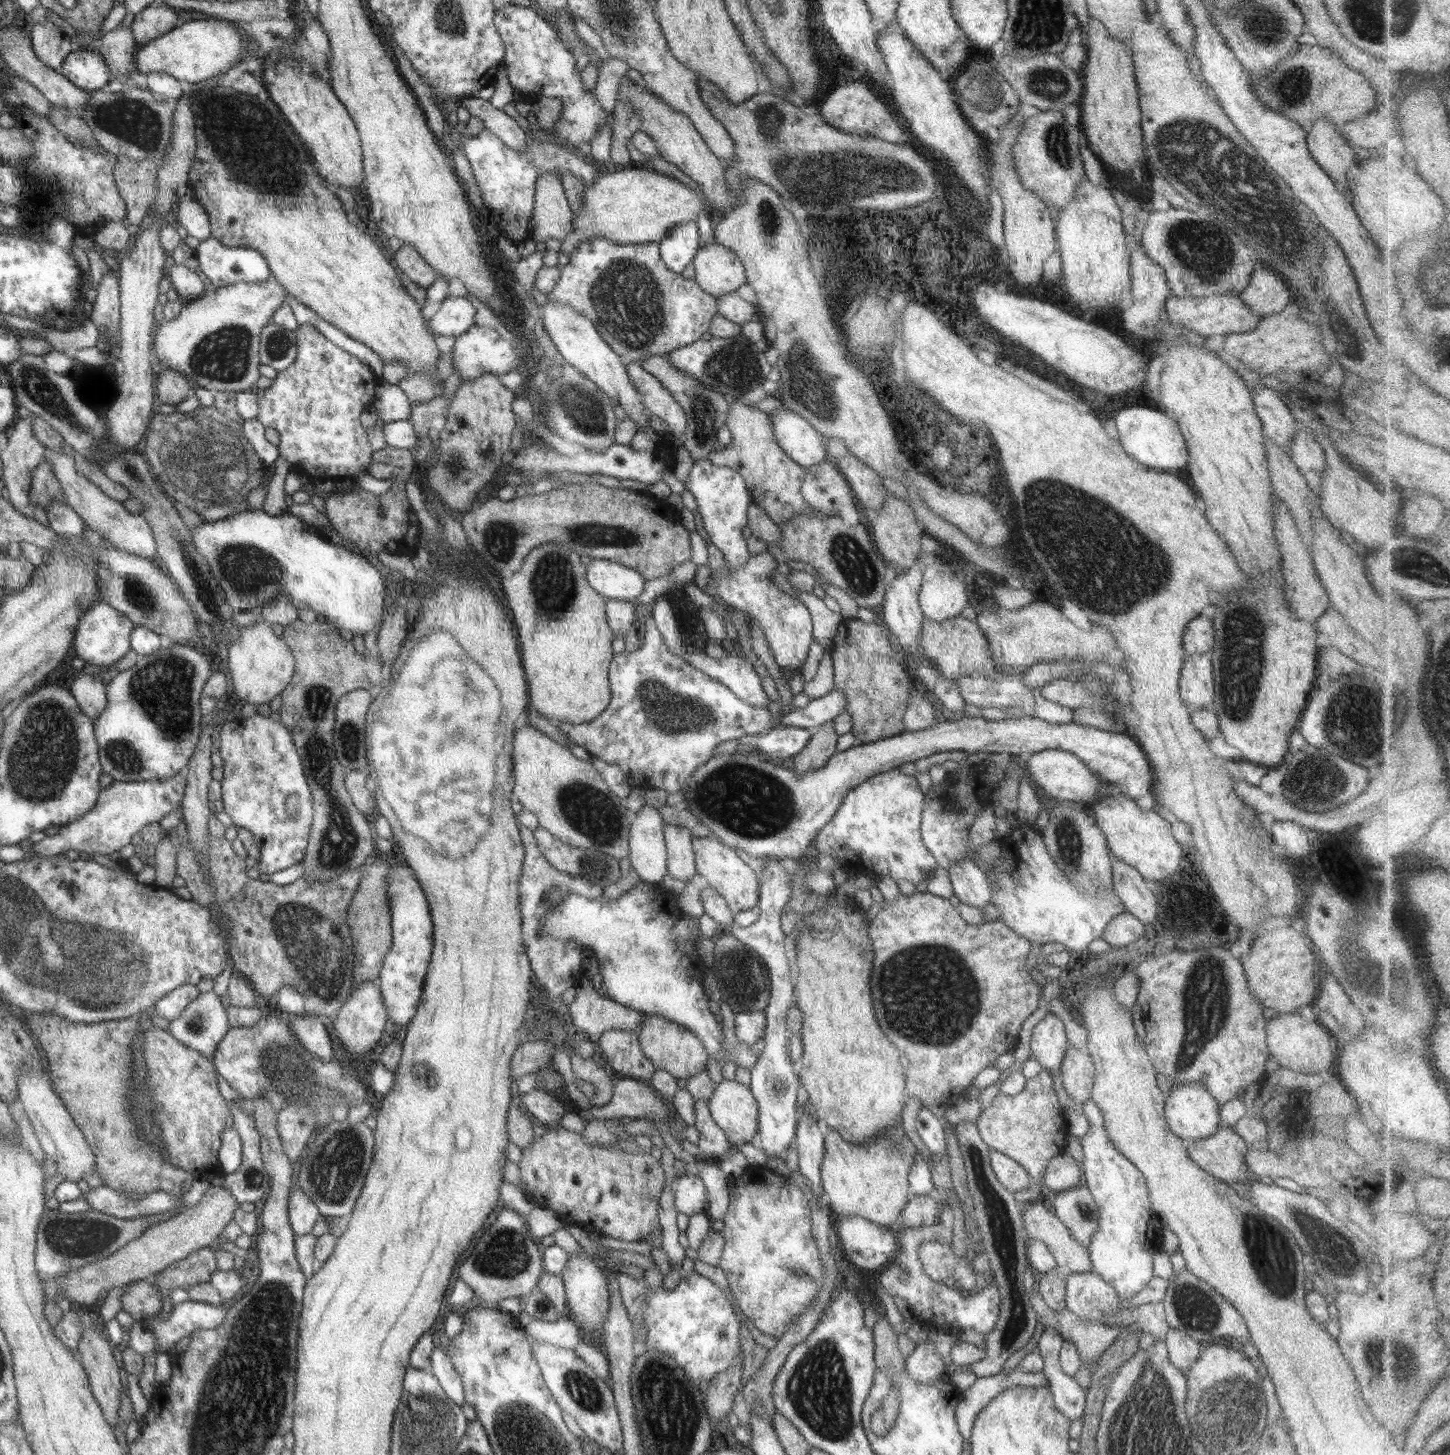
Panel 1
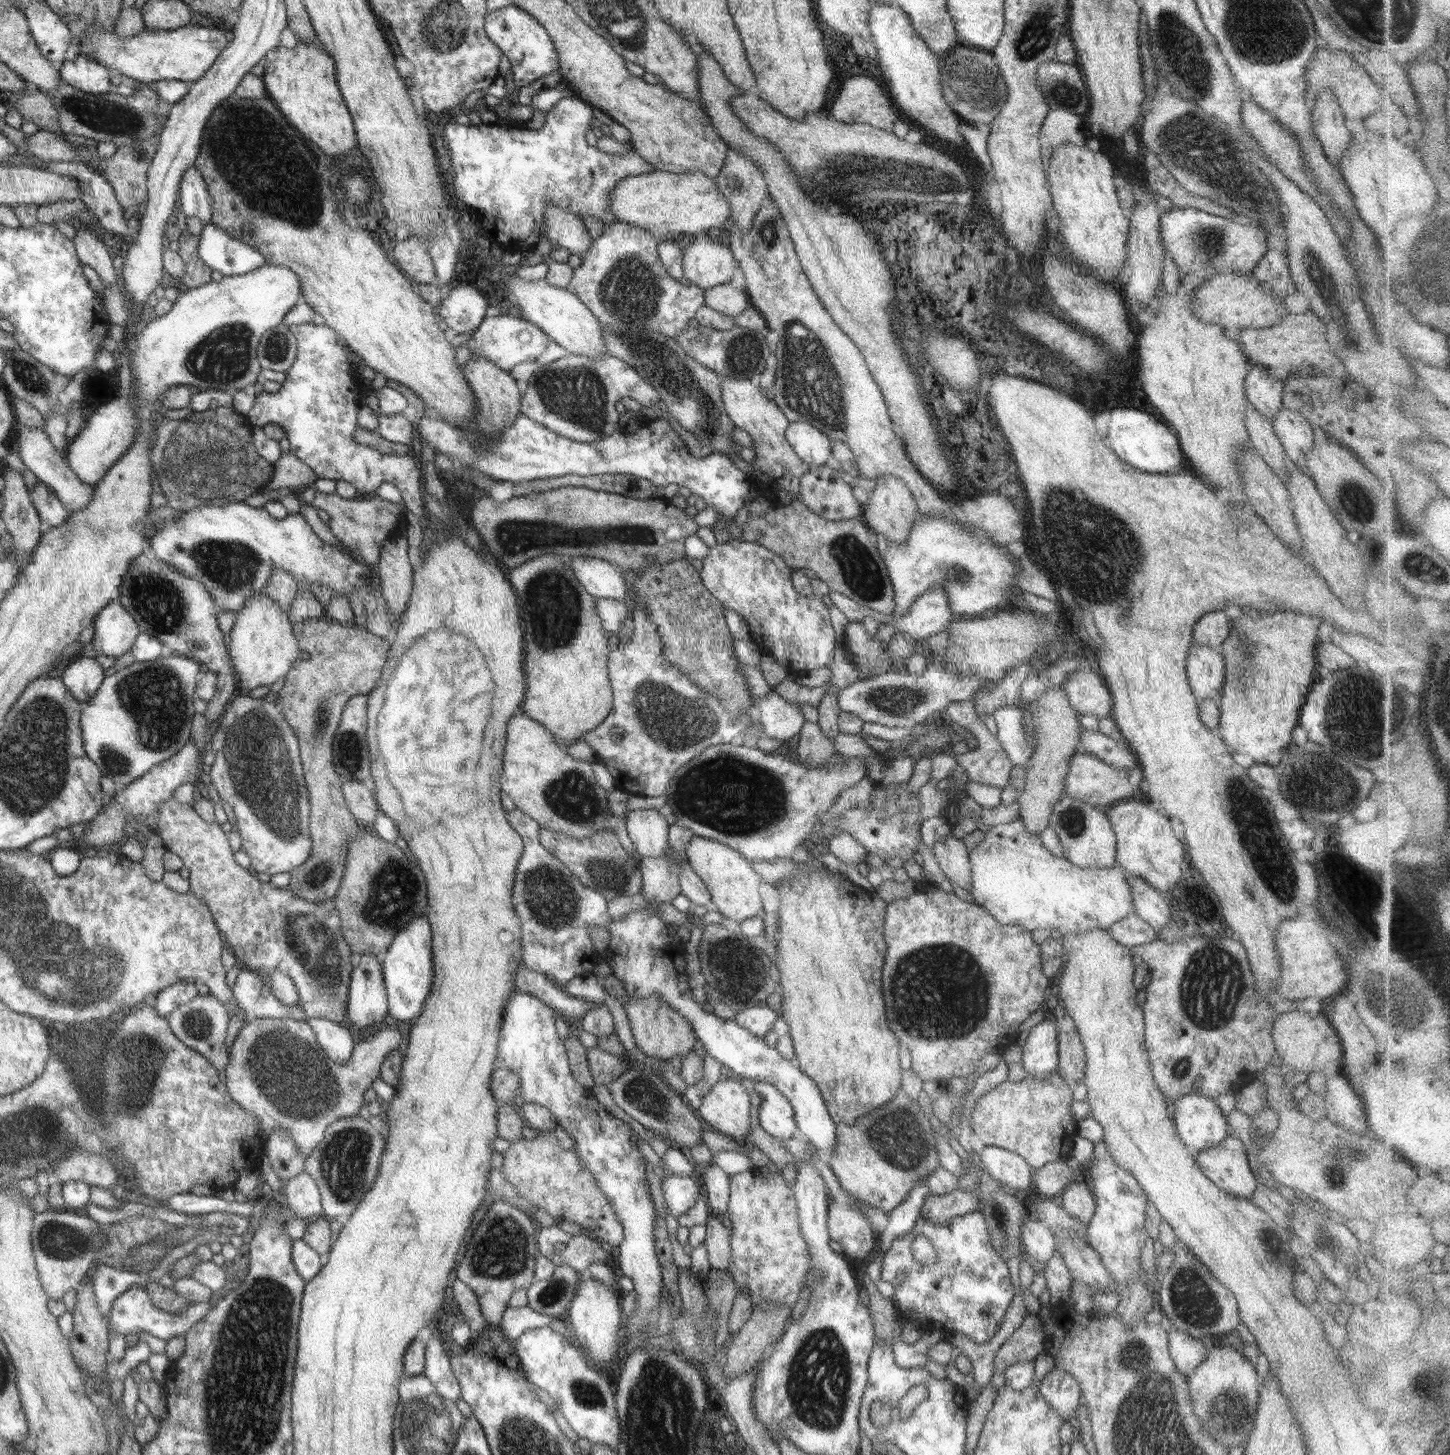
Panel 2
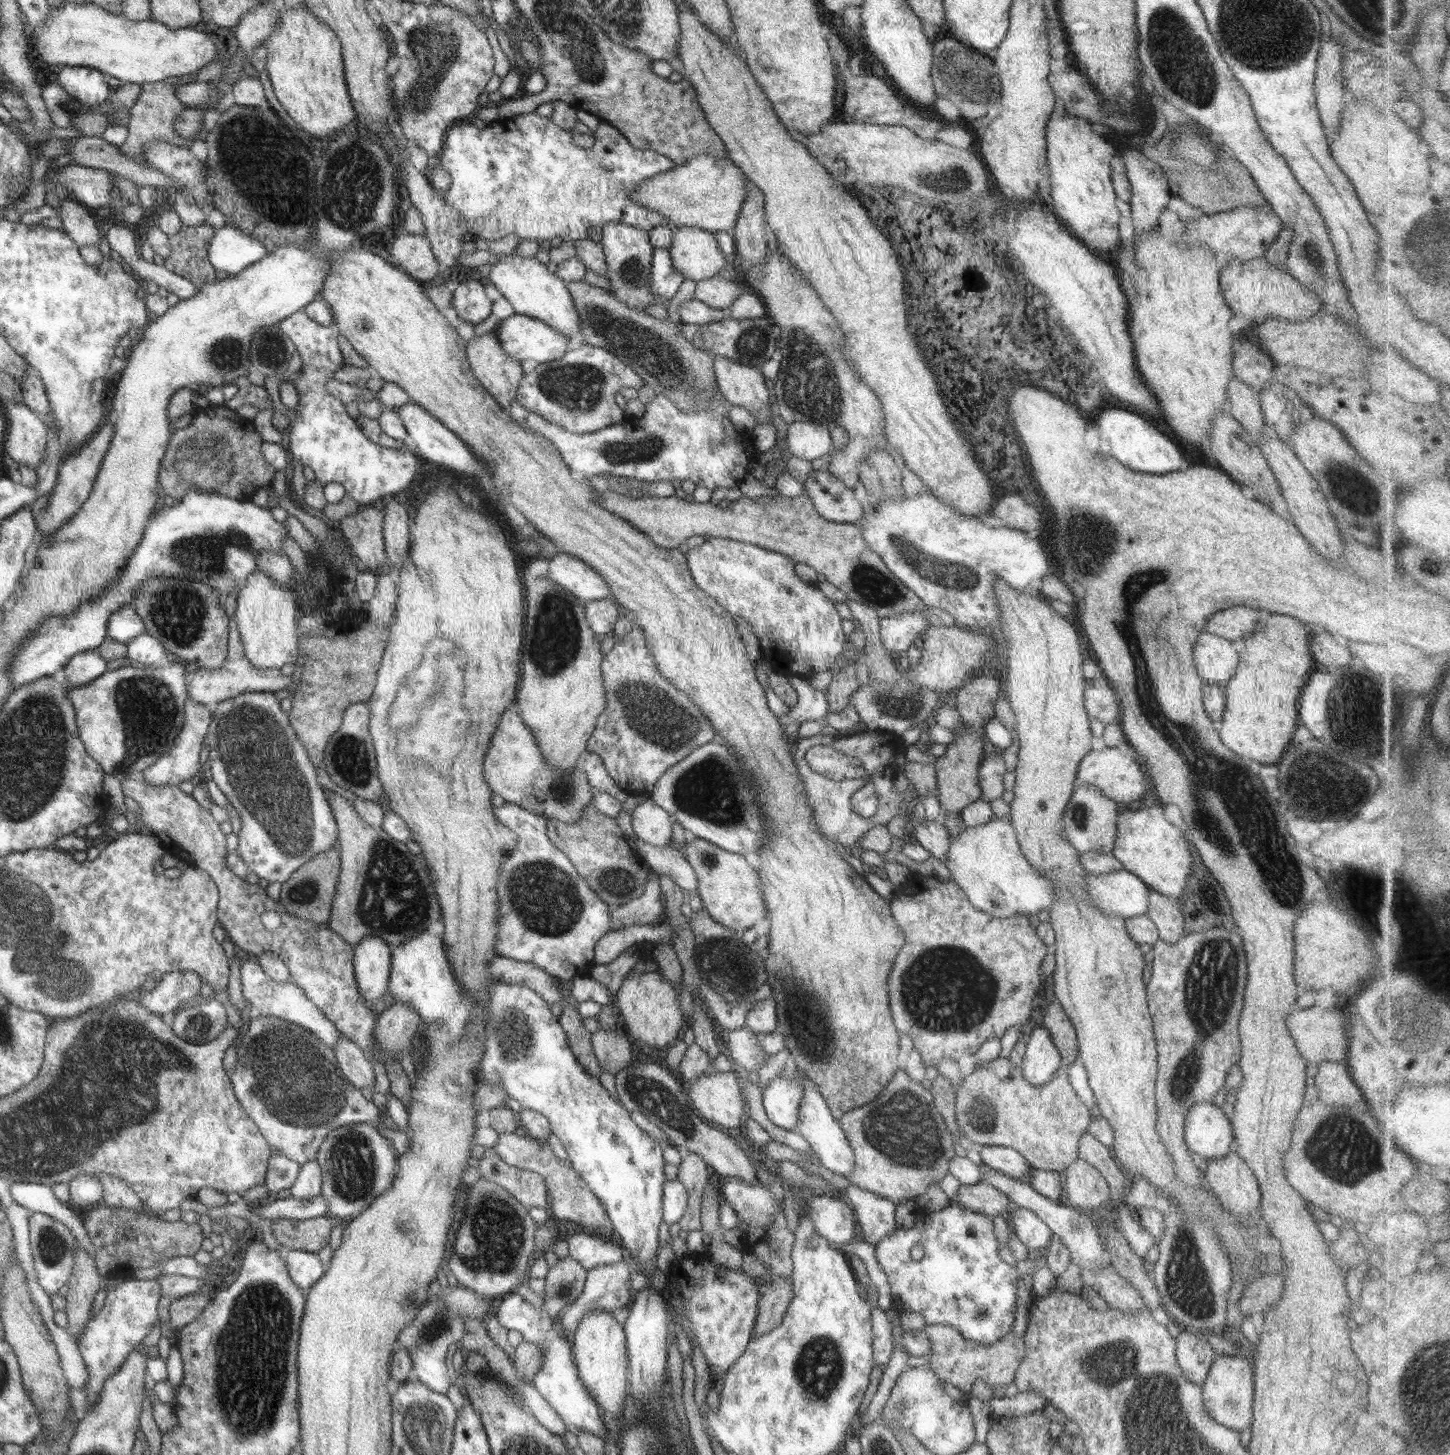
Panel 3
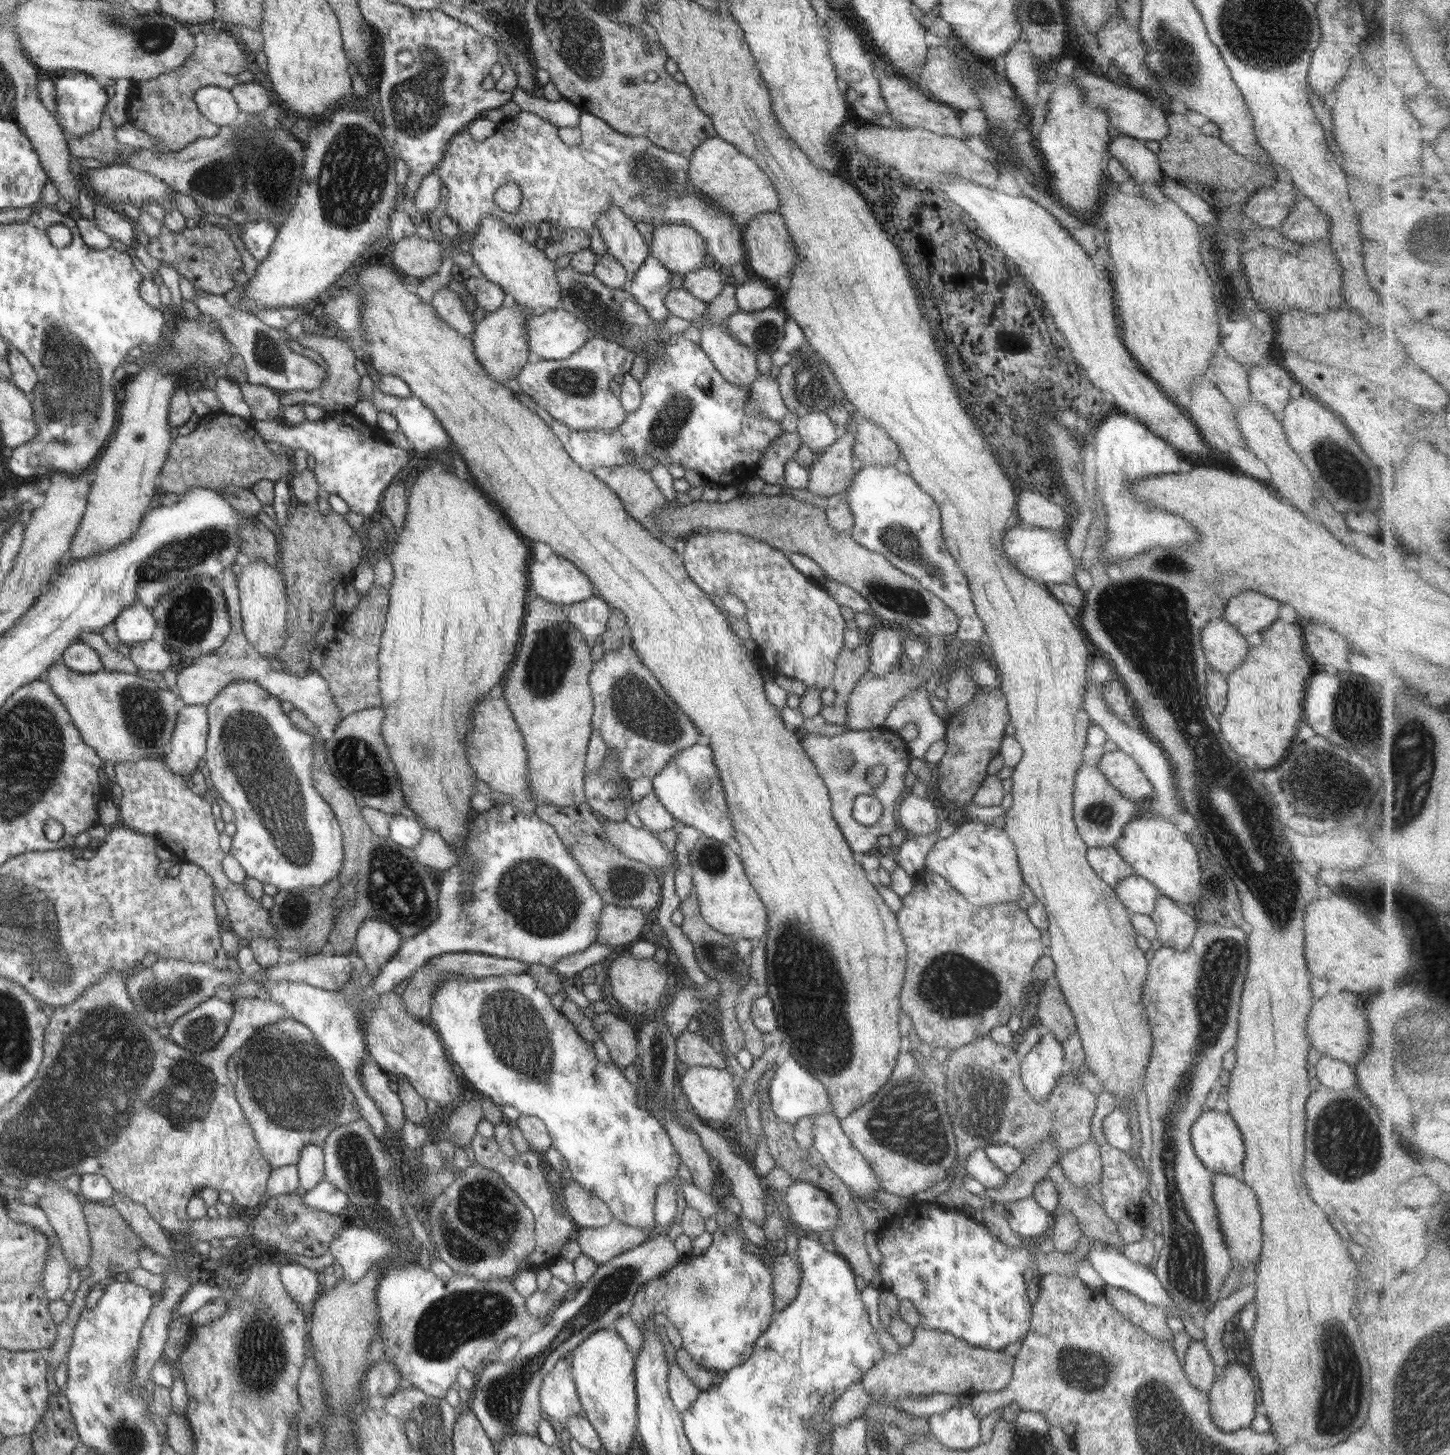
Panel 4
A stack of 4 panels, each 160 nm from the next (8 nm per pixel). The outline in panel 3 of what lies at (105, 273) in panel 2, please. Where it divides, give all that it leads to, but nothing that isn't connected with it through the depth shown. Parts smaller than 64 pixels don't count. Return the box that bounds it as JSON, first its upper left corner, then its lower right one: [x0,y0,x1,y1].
[60,193,100,249]

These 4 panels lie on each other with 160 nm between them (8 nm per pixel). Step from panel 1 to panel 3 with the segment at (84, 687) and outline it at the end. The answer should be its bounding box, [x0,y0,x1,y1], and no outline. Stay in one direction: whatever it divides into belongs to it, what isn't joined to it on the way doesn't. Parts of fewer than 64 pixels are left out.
[63,650,108,686]

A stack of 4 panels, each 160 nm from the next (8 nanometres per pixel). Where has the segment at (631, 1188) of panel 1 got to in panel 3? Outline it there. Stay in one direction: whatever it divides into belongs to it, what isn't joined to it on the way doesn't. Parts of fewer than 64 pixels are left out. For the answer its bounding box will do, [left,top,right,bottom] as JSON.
[493,1133,615,1237]

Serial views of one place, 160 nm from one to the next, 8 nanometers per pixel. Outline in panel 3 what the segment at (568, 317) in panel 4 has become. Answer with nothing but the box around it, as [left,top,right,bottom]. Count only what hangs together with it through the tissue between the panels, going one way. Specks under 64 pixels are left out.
[491,313,571,364]

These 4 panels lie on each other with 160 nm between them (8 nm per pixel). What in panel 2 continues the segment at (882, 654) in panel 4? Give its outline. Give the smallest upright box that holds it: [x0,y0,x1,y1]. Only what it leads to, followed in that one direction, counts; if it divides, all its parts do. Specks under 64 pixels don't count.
[886,587,952,642]

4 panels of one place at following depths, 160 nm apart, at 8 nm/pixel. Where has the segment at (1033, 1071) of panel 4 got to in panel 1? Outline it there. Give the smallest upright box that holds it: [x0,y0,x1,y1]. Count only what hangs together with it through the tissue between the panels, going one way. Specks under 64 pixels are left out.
[1030,1012,1070,1072]

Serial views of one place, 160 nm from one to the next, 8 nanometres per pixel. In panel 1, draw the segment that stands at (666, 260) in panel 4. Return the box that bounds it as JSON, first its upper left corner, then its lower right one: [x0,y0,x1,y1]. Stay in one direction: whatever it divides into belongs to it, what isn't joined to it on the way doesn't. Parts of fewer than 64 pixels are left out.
[693,244,747,297]

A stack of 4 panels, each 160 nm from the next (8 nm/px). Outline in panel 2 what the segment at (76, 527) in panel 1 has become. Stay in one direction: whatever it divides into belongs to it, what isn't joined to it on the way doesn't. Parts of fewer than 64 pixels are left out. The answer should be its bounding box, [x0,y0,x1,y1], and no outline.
[29,482,72,527]

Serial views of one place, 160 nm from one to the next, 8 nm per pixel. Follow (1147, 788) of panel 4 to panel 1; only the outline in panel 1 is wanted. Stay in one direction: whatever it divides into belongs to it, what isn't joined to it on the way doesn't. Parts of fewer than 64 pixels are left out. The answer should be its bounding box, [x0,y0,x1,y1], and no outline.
[1023,750,1100,805]

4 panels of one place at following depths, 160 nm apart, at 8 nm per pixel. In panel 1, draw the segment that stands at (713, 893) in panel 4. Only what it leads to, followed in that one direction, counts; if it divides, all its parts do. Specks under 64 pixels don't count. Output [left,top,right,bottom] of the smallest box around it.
[693,836,760,914]

